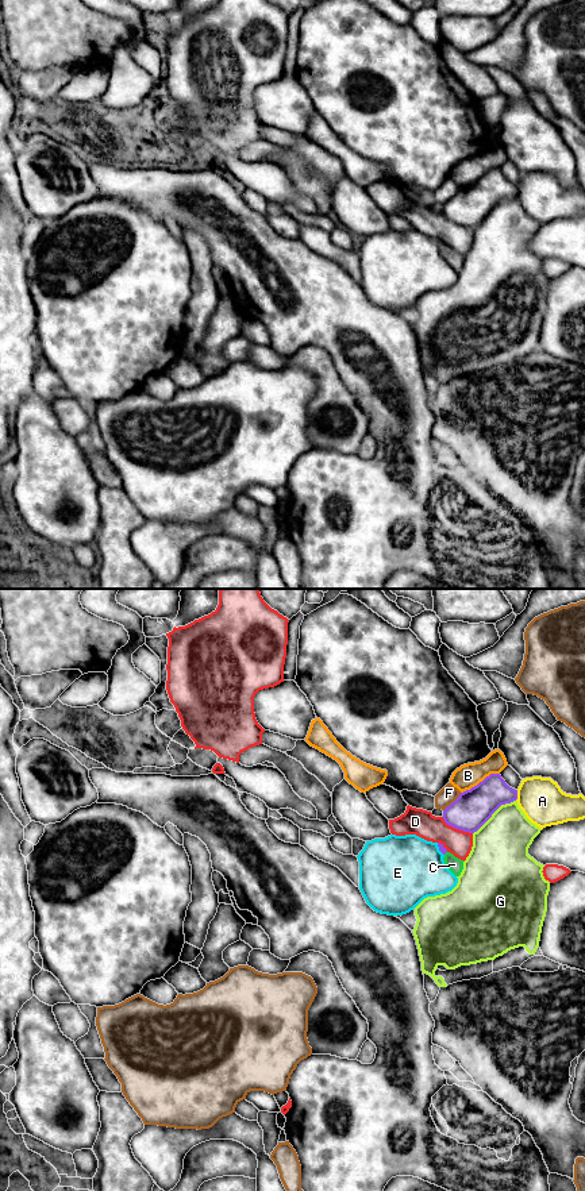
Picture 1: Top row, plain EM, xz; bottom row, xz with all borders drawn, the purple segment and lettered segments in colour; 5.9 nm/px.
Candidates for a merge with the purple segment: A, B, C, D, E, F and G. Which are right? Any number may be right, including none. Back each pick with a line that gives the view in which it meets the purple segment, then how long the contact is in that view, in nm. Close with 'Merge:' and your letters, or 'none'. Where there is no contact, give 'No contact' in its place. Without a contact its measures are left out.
C: Touches purple in xz. Shared border 30 nm
Merge: C

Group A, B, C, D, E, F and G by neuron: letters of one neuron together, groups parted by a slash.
A / B / C / D / E / F / G

